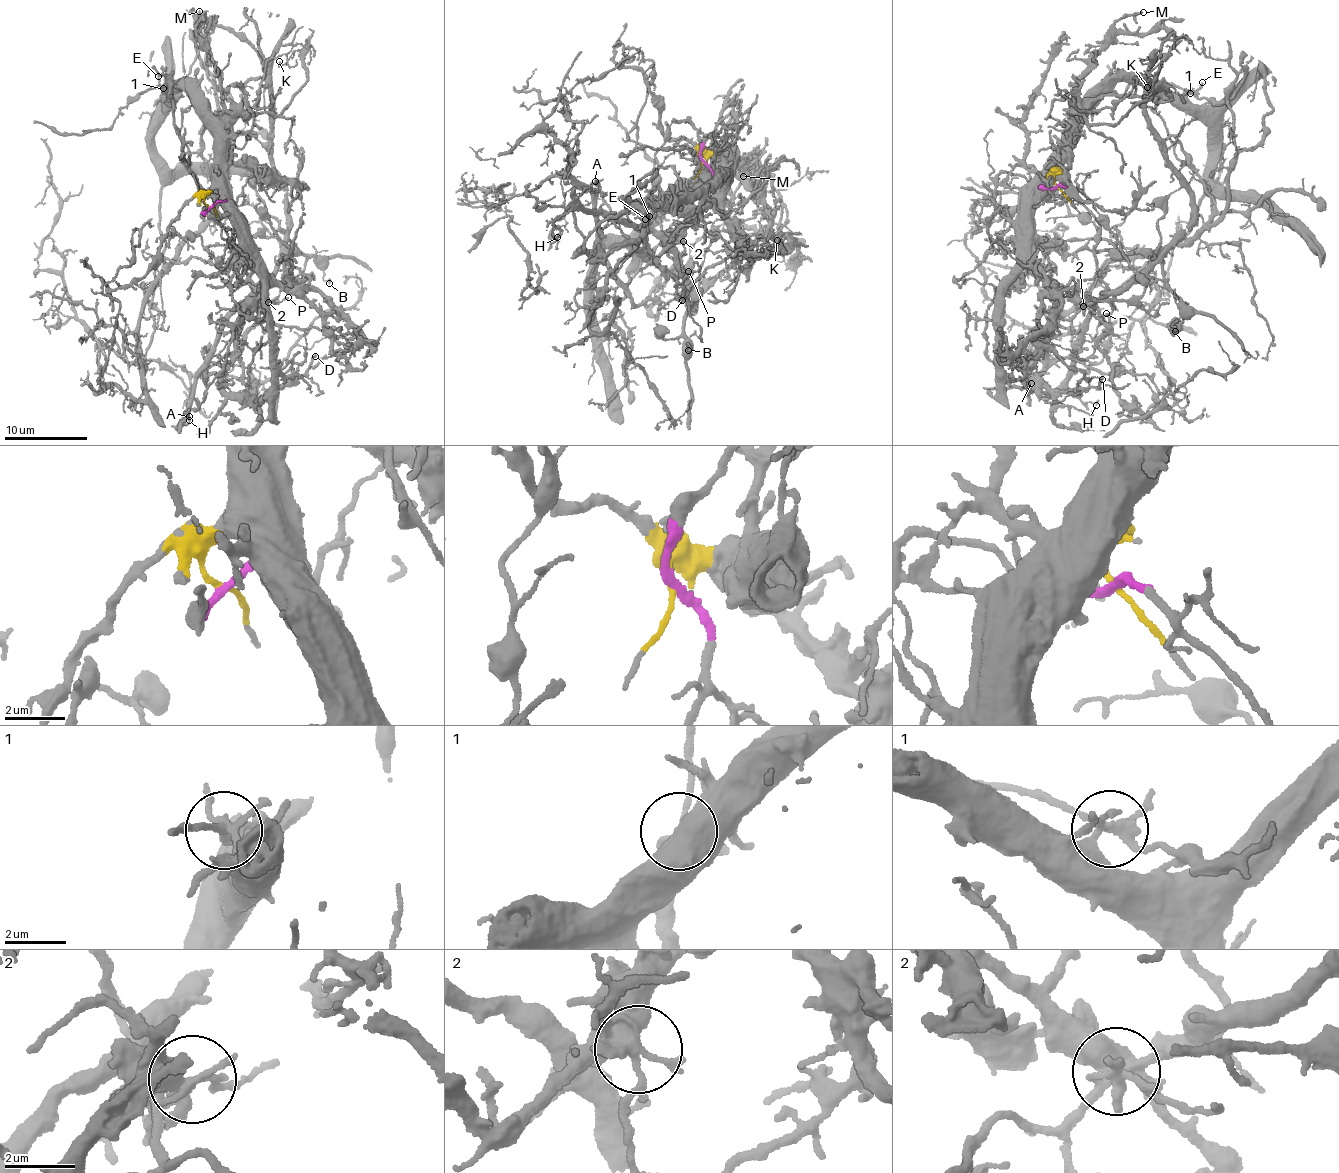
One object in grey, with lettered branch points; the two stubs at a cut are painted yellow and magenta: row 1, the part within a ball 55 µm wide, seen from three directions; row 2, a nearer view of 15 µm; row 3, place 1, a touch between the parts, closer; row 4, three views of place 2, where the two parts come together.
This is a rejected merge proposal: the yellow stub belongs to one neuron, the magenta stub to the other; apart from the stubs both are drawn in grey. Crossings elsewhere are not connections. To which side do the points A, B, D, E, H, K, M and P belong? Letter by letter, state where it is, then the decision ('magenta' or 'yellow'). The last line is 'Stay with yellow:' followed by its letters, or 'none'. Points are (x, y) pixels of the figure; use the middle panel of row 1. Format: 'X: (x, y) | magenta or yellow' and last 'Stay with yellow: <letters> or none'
A: (595, 181) | magenta
B: (688, 350) | magenta
D: (682, 300) | yellow
E: (645, 219) | yellow
H: (557, 237) | magenta
K: (777, 240) | yellow
M: (743, 176) | yellow
P: (688, 271) | yellow
Stay with yellow: D, E, K, M, P

